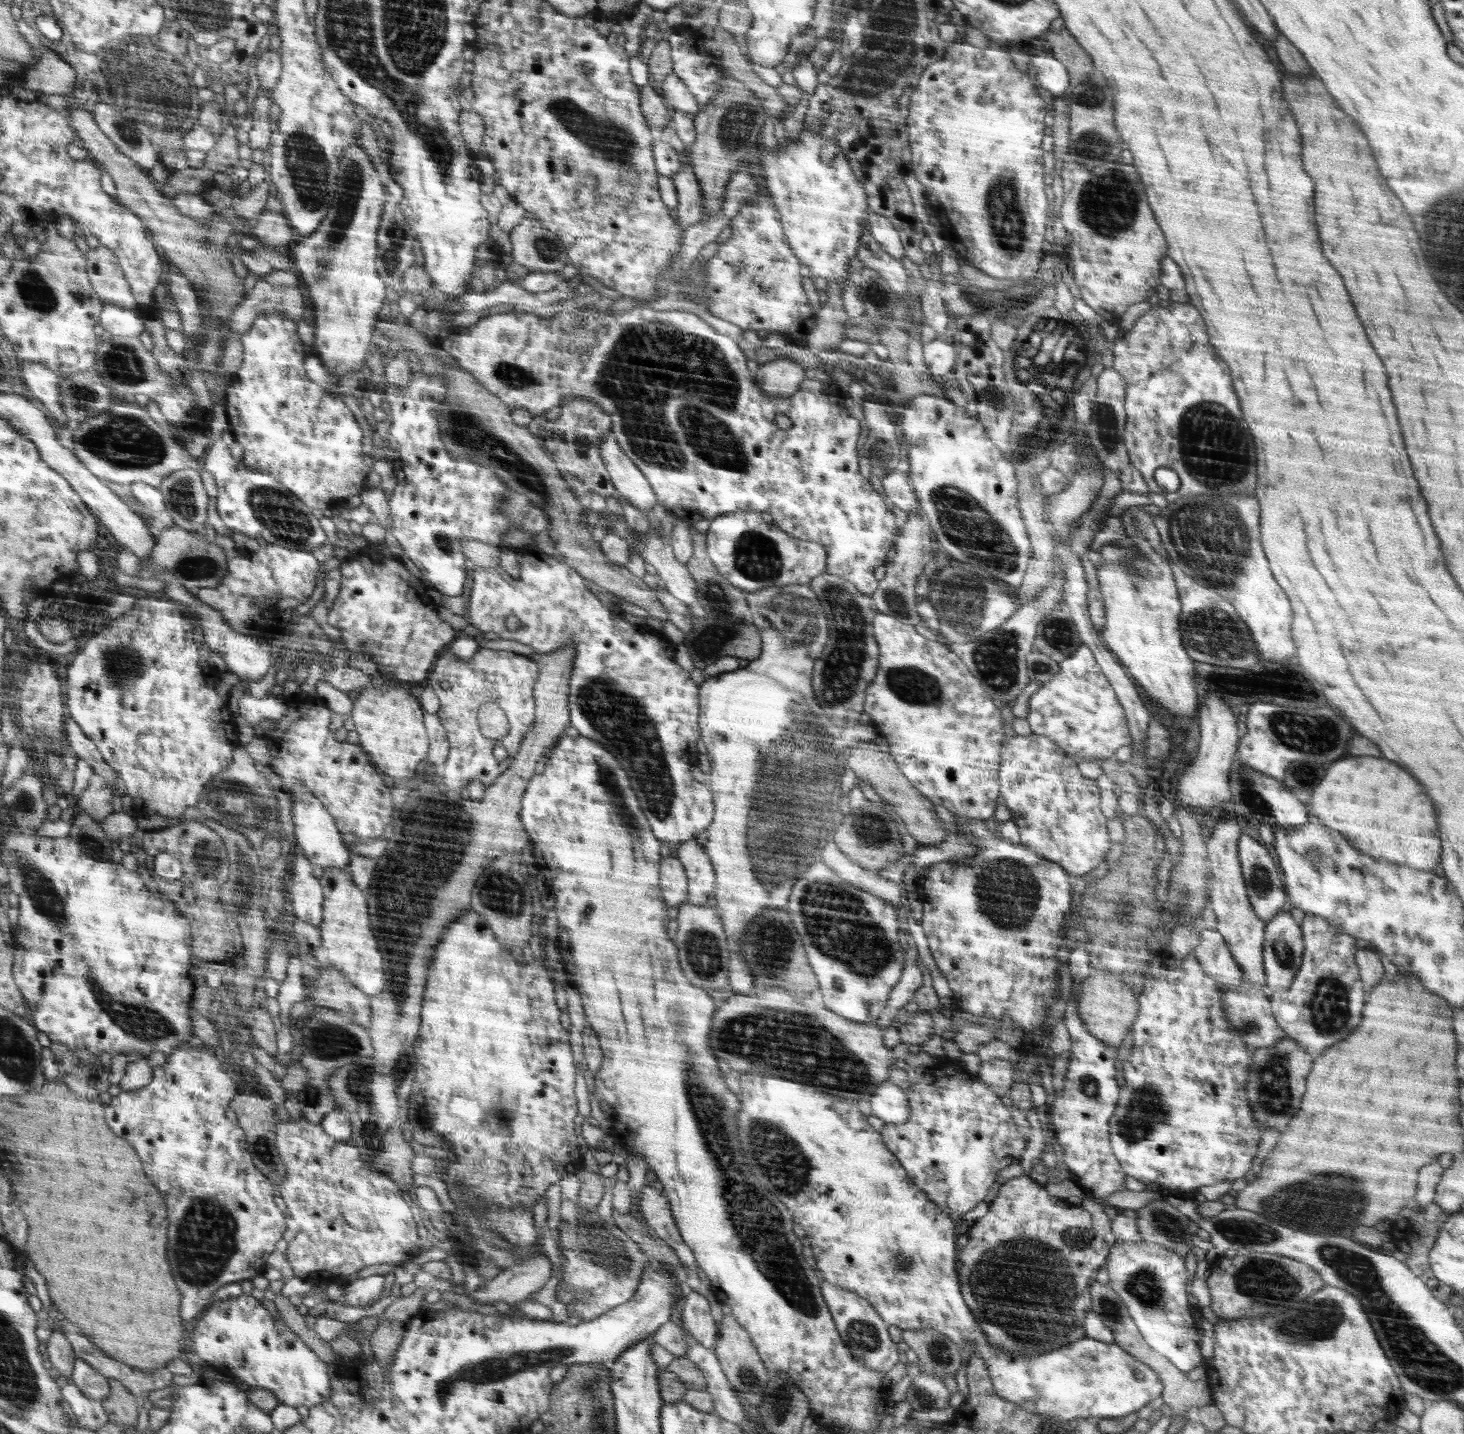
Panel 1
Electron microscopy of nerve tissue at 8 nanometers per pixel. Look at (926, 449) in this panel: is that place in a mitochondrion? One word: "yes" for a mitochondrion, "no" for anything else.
no

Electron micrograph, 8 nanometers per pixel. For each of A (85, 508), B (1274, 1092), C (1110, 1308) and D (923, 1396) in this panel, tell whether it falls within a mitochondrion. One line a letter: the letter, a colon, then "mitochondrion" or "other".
A: other
B: mitochondrion
C: mitochondrion
D: mitochondrion

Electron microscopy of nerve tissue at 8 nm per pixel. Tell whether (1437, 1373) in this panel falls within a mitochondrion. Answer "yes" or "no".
yes

